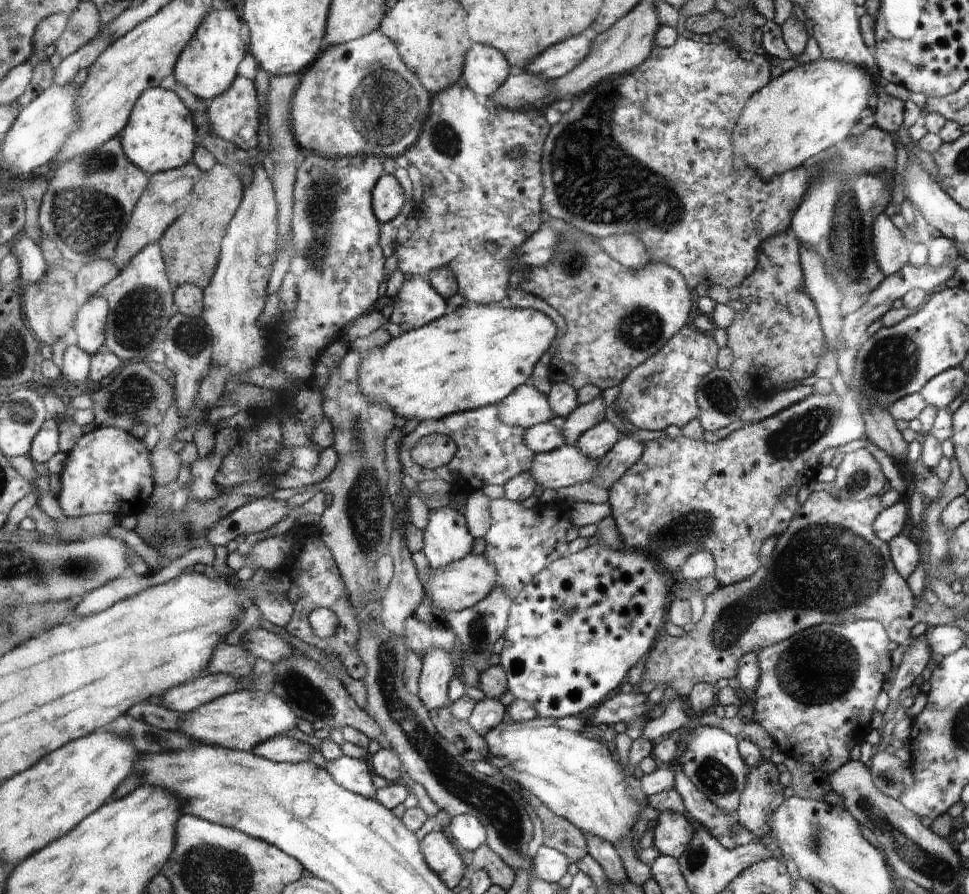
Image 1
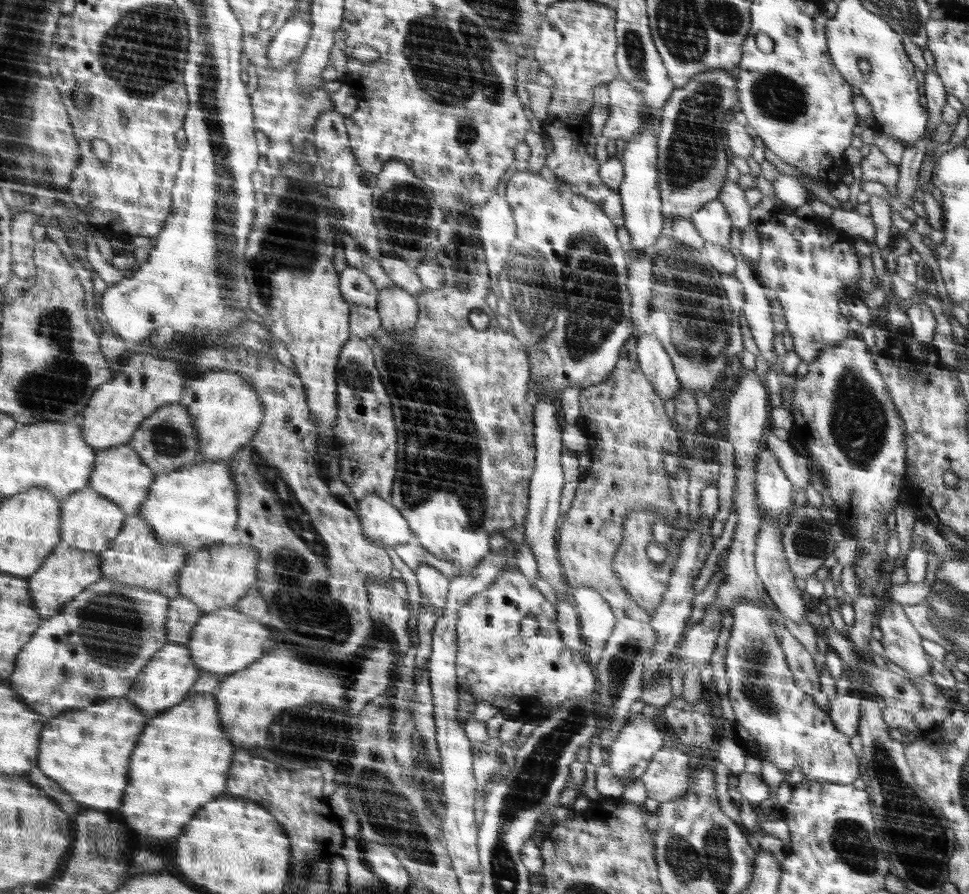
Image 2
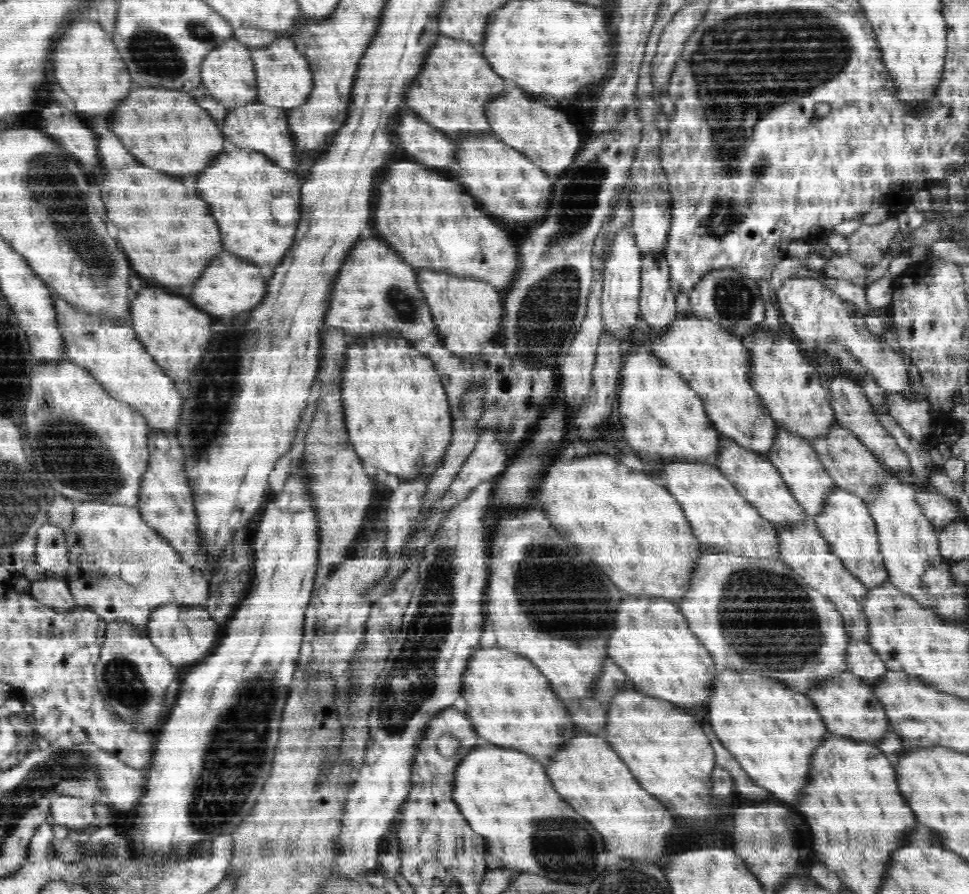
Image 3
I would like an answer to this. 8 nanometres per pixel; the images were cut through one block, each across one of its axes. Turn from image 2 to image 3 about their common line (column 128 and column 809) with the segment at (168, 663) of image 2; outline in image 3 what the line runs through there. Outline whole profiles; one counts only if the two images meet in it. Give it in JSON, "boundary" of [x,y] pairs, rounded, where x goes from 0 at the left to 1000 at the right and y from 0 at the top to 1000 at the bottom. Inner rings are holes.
{"boundary":[[[875,752],[857,760],[851,766],[834,775],[842,792],[847,796],[854,817],[863,826],[879,826],[894,830],[898,834],[906,834],[910,828],[916,826],[918,802],[913,790],[904,779],[903,771],[896,764]]]}

